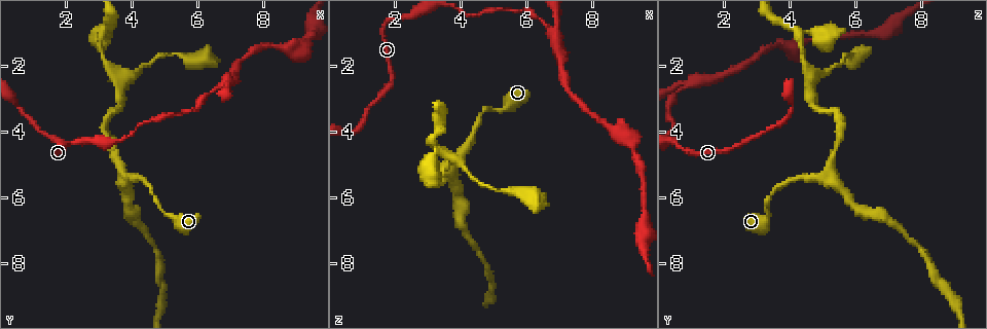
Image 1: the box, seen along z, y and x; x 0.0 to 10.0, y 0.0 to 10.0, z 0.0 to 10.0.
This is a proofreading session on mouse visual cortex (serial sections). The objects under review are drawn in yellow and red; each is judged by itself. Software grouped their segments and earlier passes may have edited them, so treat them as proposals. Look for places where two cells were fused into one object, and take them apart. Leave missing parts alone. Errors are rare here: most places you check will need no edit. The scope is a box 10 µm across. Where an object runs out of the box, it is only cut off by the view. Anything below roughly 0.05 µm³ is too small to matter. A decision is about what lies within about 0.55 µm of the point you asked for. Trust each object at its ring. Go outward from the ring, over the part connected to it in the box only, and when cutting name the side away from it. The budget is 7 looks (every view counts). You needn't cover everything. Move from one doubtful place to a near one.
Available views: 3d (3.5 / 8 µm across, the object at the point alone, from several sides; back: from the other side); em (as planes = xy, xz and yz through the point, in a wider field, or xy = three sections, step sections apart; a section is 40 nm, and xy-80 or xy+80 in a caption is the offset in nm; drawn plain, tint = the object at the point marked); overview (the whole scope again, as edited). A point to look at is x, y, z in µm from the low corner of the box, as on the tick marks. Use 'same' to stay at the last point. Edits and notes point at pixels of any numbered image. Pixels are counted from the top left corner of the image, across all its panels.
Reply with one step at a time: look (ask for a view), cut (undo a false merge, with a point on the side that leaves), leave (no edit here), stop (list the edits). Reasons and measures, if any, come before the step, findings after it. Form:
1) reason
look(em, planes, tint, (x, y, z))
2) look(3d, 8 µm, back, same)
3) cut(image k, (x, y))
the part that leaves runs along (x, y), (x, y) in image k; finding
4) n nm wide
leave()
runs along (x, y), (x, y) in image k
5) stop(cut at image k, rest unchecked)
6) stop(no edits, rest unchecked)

three arms meet
look(em, xy, step 5, tint, (4.05, 5.45, 4.85))

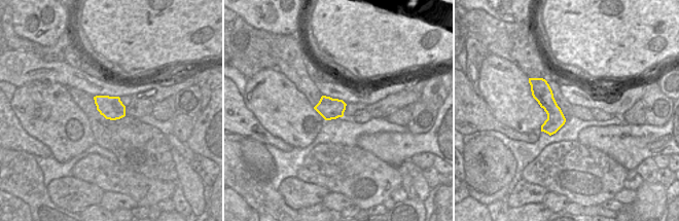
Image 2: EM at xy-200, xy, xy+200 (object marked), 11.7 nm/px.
look(3d, 3.5 µm, same)

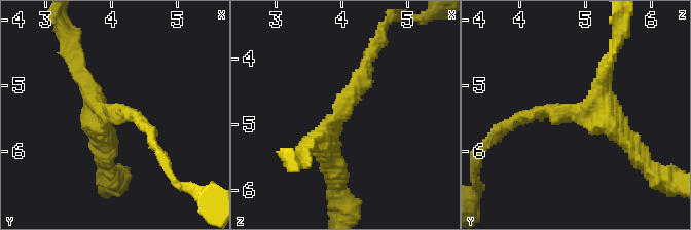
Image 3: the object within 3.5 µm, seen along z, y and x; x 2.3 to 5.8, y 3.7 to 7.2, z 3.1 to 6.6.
3 arms
leave()
runs along (370, 54), (342, 113), (307, 144) in image 3; all the same cell

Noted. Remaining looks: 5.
three arms meet
look(3d, 3.5 µm, back, (3.60, 2.40, 4.65))

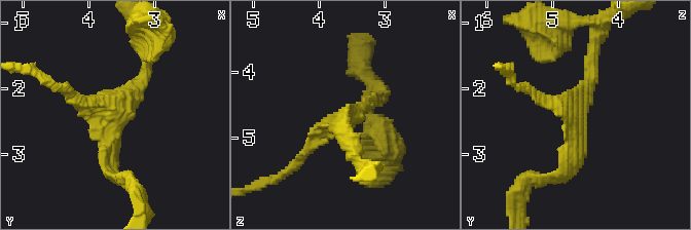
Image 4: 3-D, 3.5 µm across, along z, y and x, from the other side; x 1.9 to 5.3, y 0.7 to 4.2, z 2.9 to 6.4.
3 arms; arms of 150, 200, 200 nm; now the EM
look(em, xy, step 5, tint, (3.60, 2.45, 4.65))

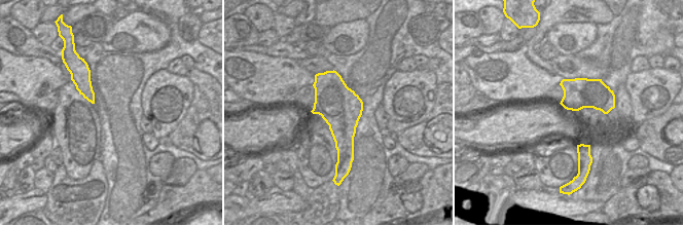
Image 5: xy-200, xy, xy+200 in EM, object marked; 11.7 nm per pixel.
look(em, xy, step 1, tint, same)

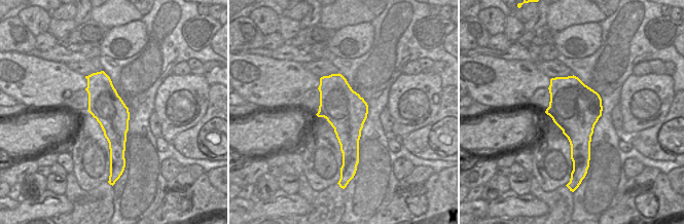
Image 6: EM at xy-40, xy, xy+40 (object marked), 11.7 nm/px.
leave()
runs along (116, 179), (116, 116), (148, 56) in image 4; all the same cell

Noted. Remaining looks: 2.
sharp bend
look(3d, 8 µm, back, (6.85, 2.60, 0.95))

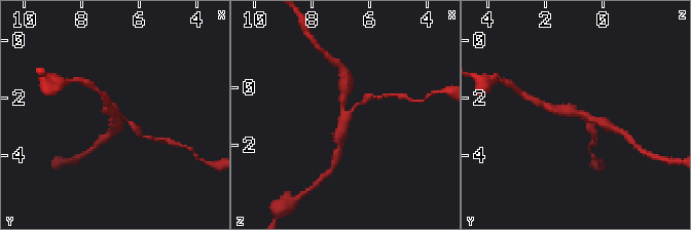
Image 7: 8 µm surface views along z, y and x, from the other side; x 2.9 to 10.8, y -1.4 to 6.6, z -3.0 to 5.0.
3 arms; arms of 200, 200, 300 nm; shape alone is not enough
look(em, xy, step 5, tint, same)

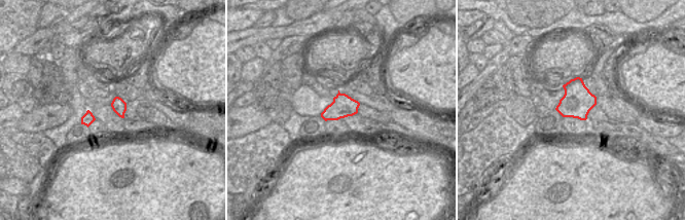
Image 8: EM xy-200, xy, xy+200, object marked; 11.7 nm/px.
260 nm wide
leave()
runs along (366, 99), (343, 118), (338, 141) in image 7; one cell here

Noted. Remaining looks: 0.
stop(no edits, rest unchecked)

